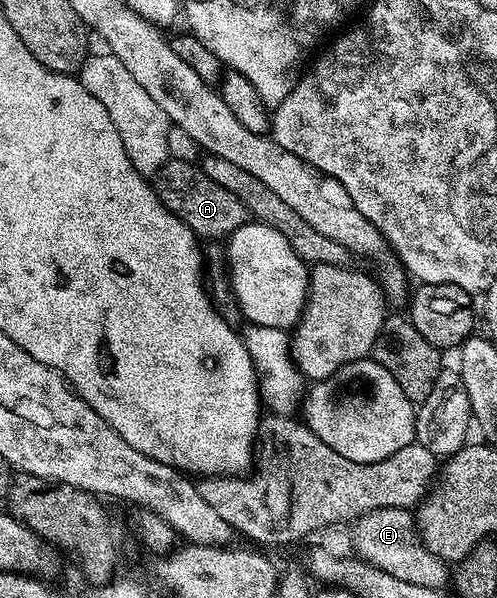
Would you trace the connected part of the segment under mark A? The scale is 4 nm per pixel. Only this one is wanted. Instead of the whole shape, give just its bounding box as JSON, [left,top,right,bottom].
[152,162,252,240]

